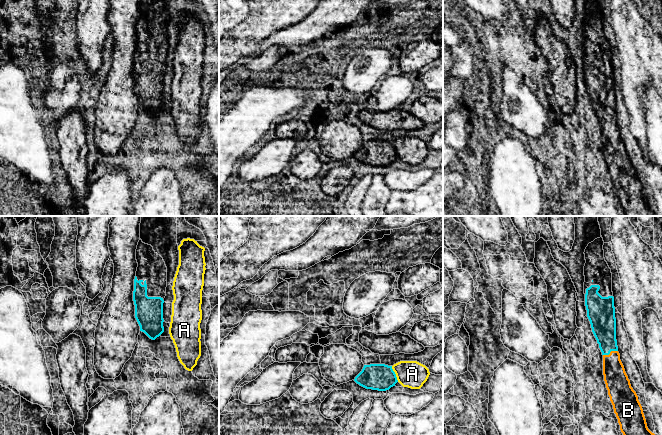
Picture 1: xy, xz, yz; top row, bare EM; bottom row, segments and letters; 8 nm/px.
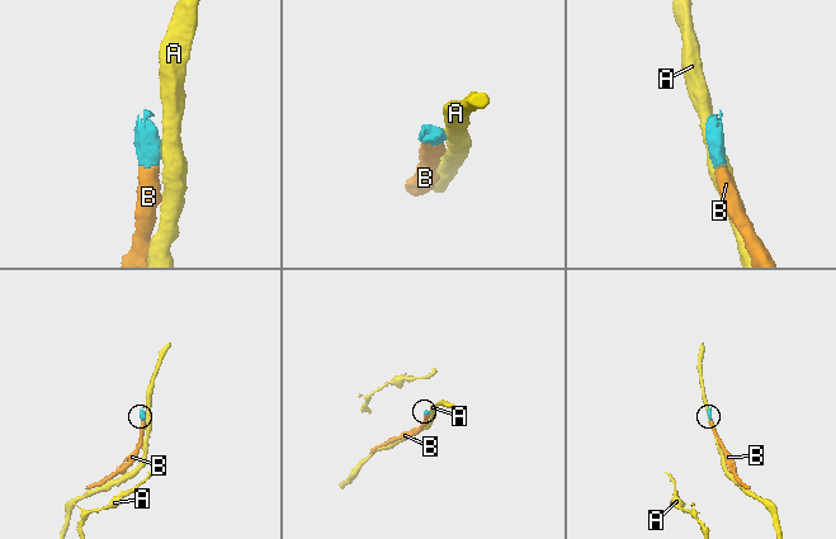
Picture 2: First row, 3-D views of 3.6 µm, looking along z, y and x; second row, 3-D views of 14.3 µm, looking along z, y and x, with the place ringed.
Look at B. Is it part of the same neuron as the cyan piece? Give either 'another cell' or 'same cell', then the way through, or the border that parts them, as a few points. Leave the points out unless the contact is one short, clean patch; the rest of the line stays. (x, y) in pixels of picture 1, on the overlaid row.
same cell; runs through yz (603, 322), (610, 351), (616, 380)

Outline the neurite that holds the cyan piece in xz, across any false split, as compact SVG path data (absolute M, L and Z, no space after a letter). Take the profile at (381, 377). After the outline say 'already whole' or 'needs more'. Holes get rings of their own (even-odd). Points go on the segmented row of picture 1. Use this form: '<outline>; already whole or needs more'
M385 364L364 365L354 381L366 389L386 391L398 382L392 366Z; already whole

